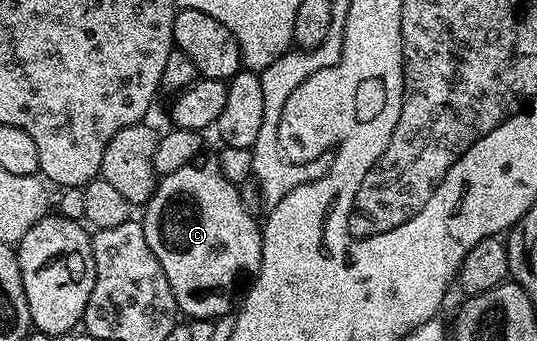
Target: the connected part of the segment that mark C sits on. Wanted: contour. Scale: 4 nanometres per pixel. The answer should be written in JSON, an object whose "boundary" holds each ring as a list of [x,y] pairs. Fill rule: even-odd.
{"boundary":[[[198,159],[187,167],[179,167],[179,171],[171,171],[171,175],[161,177],[158,180],[157,188],[153,191],[153,198],[144,206],[143,212],[145,212],[145,217],[143,216],[141,226],[147,235],[147,244],[151,246],[151,251],[155,251],[155,259],[159,259],[159,267],[163,267],[163,275],[167,275],[167,283],[171,283],[171,295],[175,295],[178,310],[184,316],[186,313],[189,319],[213,321],[216,318],[226,316],[234,308],[242,290],[256,277],[261,266],[261,234],[263,229],[258,218],[251,216],[247,207],[243,207],[240,188],[232,185],[227,179],[227,175],[223,175],[223,171],[219,171],[219,163],[215,159],[209,159],[209,161]]]}

